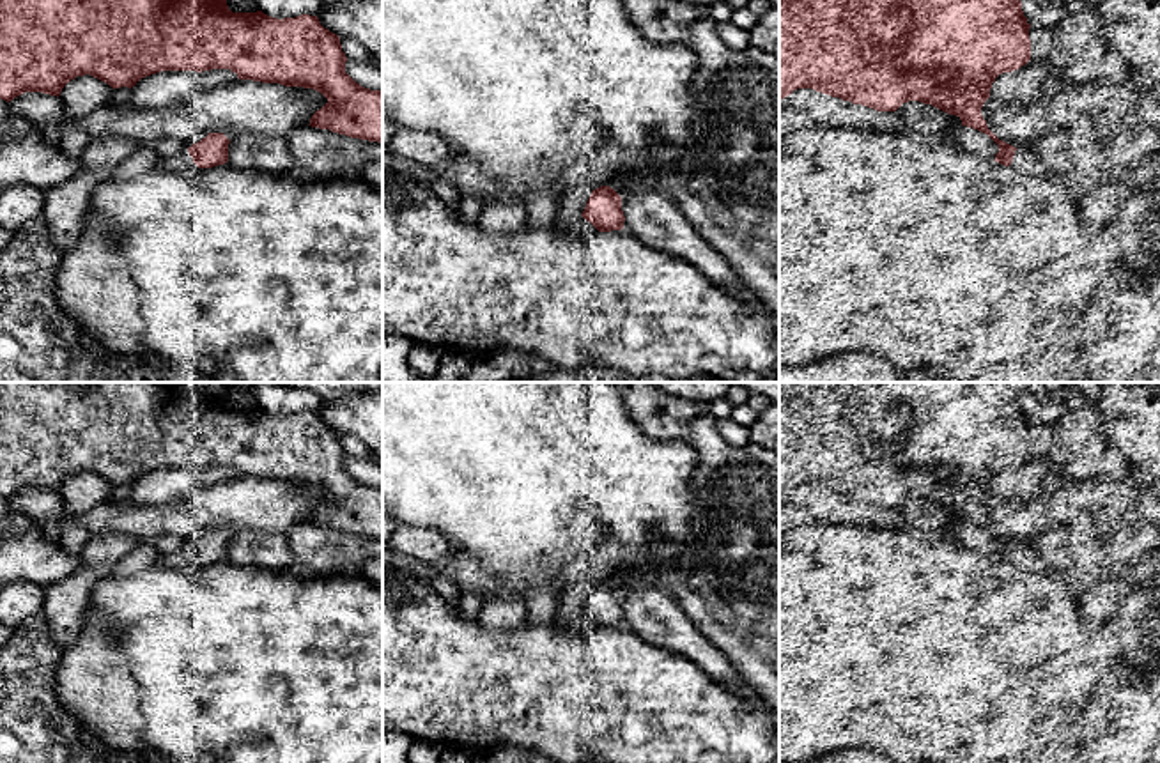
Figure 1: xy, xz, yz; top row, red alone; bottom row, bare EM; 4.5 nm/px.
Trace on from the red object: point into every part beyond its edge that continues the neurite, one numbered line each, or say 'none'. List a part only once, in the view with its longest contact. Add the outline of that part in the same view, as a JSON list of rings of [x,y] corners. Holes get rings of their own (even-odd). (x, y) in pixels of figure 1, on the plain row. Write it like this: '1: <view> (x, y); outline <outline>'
1: xy (183, 558); outline [[[182,545],[177,552],[168,556],[158,556],[154,561],[159,568],[177,570],[177,568],[197,568],[198,563],[193,559],[188,545]]]

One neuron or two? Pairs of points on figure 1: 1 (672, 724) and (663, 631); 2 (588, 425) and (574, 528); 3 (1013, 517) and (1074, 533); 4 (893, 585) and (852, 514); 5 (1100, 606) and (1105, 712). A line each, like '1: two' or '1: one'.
1: two
2: one
3: two
4: two
5: two

